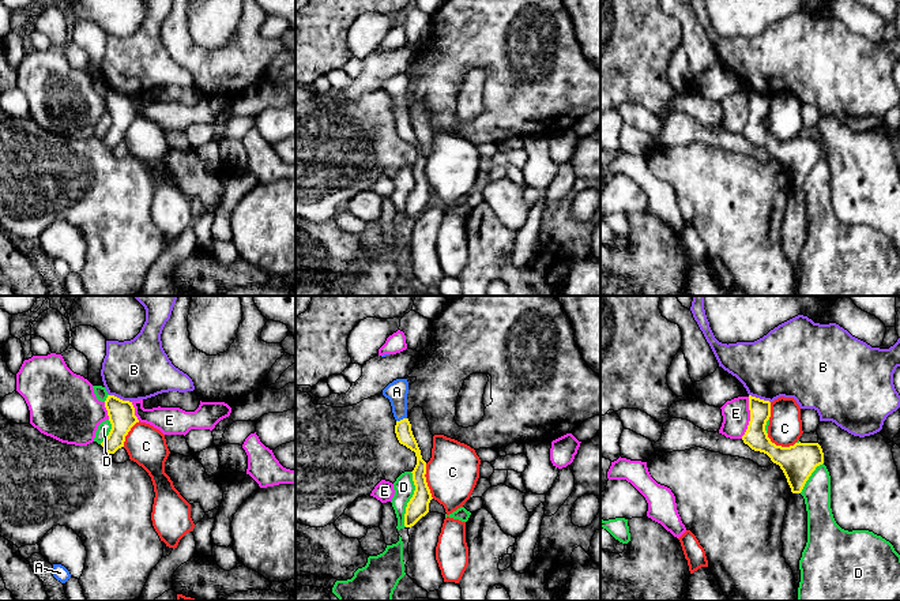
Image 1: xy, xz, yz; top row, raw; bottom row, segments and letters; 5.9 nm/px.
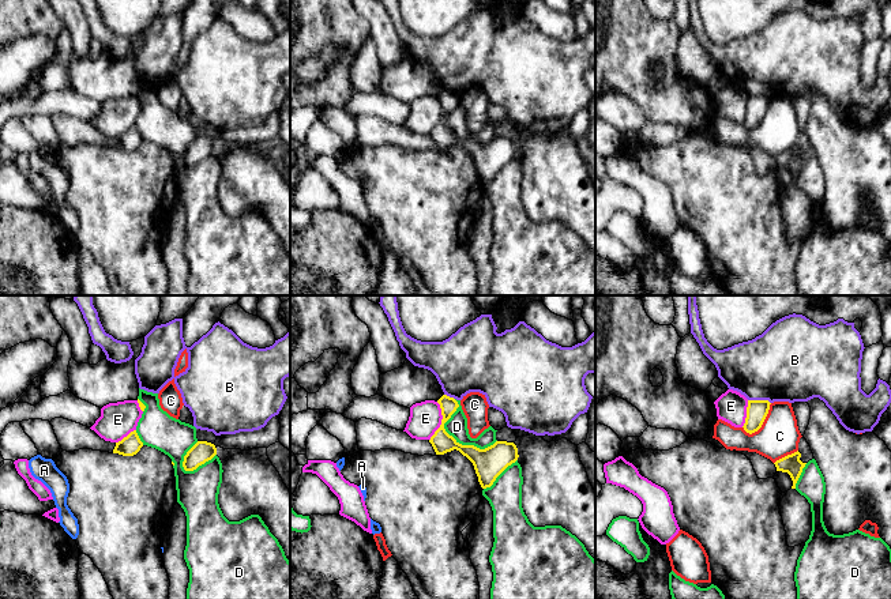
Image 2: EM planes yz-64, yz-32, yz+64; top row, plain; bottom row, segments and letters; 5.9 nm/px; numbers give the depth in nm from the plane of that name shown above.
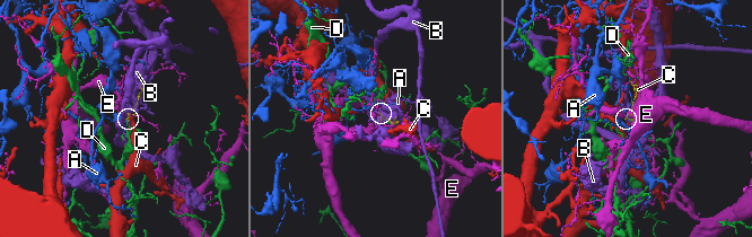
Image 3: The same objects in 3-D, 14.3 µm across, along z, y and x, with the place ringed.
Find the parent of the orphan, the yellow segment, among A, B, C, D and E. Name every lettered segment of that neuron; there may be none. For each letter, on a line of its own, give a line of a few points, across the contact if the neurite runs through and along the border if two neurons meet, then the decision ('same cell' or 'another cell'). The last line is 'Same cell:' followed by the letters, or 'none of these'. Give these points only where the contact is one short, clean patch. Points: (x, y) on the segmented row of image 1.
A: xz (403, 431), (400, 420), (396, 391) | same cell
B: xy (109, 394), (131, 402) | another cell
C: another cell
D: another cell
E: another cell
Same cell: A

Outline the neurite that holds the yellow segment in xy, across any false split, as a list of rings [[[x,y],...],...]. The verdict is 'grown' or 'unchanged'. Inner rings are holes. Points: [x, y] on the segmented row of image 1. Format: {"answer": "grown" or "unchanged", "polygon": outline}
{"answer": "unchanged", "polygon": [[[108,395],[105,407],[108,410],[112,429],[101,446],[106,452],[114,454],[118,448],[124,447],[125,436],[139,420],[135,416],[132,402],[123,401],[114,395]]]}

